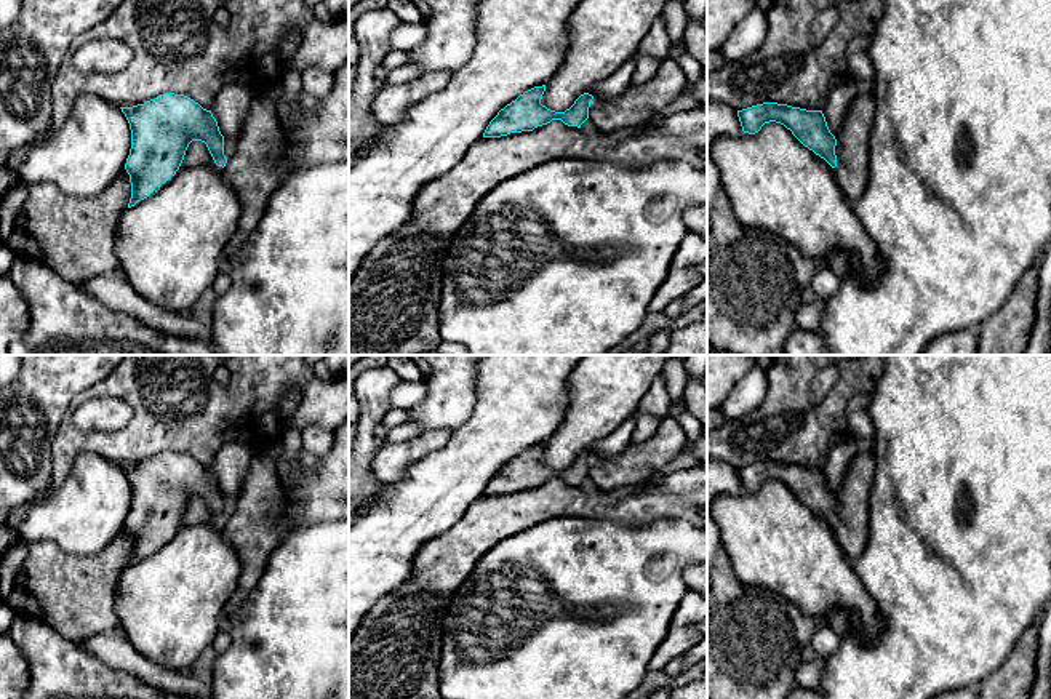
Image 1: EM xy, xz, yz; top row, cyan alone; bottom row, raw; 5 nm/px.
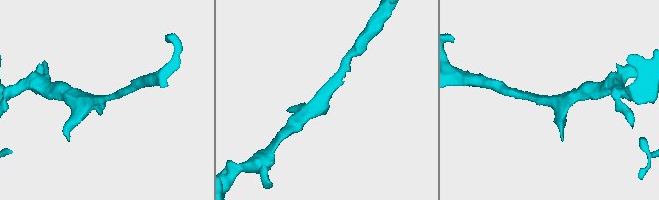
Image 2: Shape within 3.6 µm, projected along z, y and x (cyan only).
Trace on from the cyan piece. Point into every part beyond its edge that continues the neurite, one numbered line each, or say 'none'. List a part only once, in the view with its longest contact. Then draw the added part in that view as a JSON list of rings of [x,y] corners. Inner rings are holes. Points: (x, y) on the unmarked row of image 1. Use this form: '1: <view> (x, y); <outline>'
1: xz (639, 463); [[[667,414],[662,416],[659,429],[646,441],[630,443],[617,456],[593,456],[589,465],[589,477],[603,493],[641,485],[685,451],[686,445],[688,438],[683,429]]]

